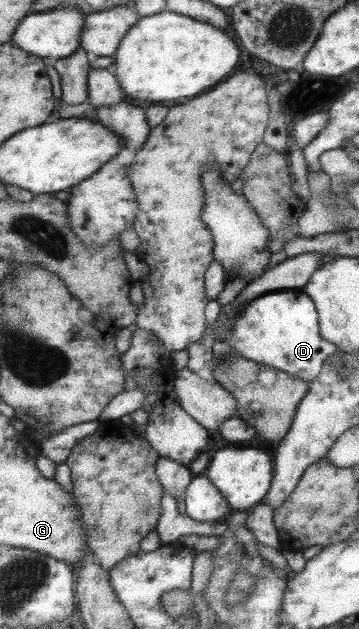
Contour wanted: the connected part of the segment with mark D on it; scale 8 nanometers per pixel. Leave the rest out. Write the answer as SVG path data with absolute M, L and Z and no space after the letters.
M300 288L264 294L247 301L229 325L228 335L218 340L225 341L241 358L307 382L314 380L327 357L338 351L331 341L321 336L315 307Z

